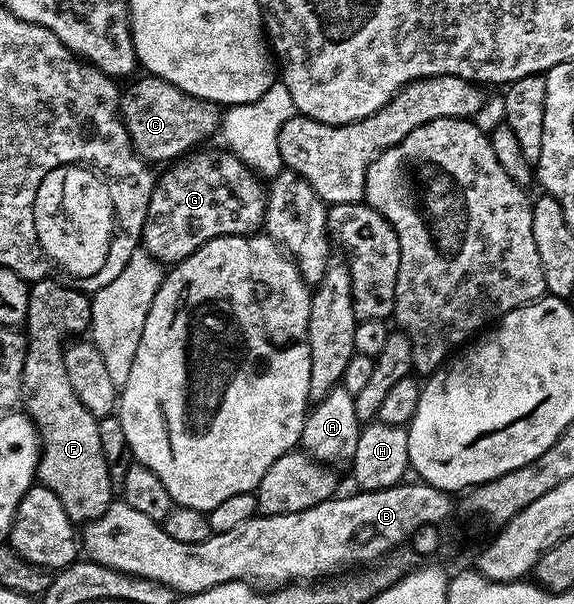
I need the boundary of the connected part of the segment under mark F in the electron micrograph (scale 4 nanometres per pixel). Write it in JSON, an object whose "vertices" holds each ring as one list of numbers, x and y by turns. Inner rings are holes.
{"vertices":[[54,277,35,279,29,289,22,389,25,414,37,427,40,440,36,479,56,493,64,513,68,513,74,524,85,525,99,519,116,499,116,489,108,477,108,461,104,461,100,445,98,419,81,404,65,369,68,340,81,336,81,331,89,328,91,296]]}

